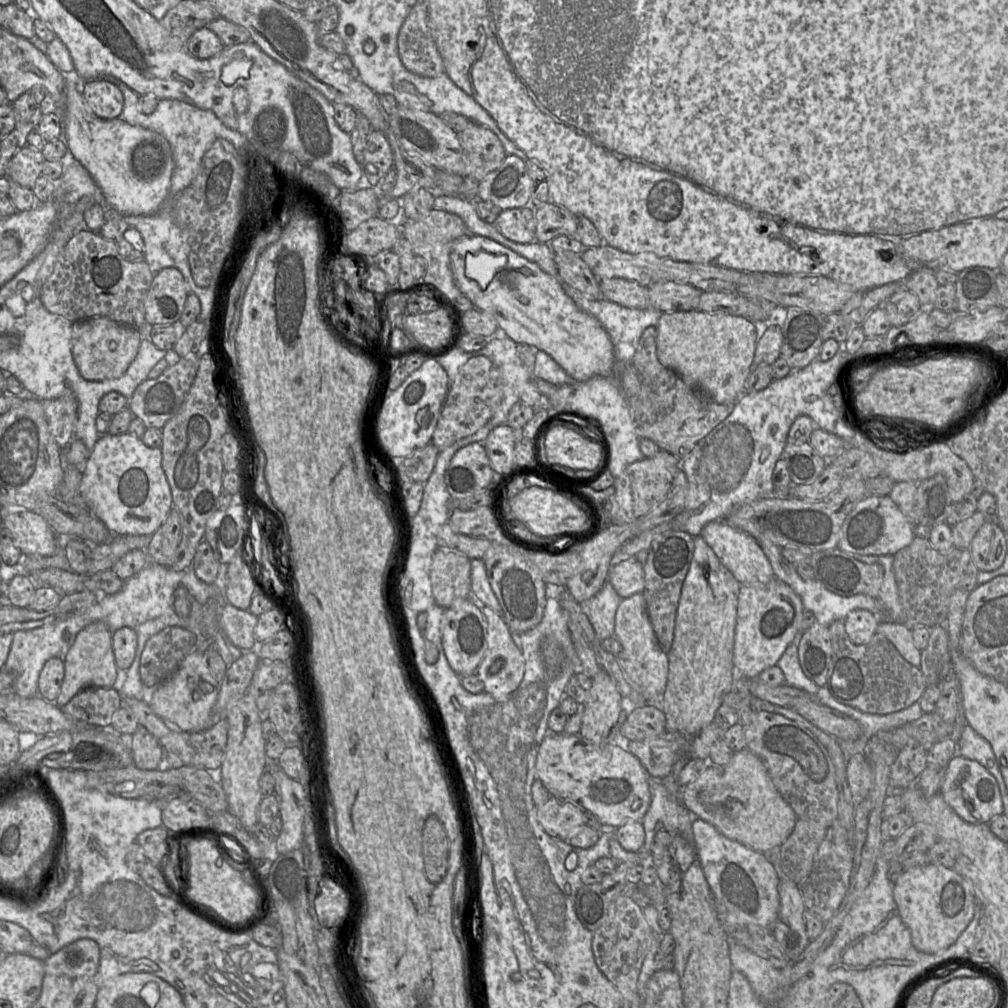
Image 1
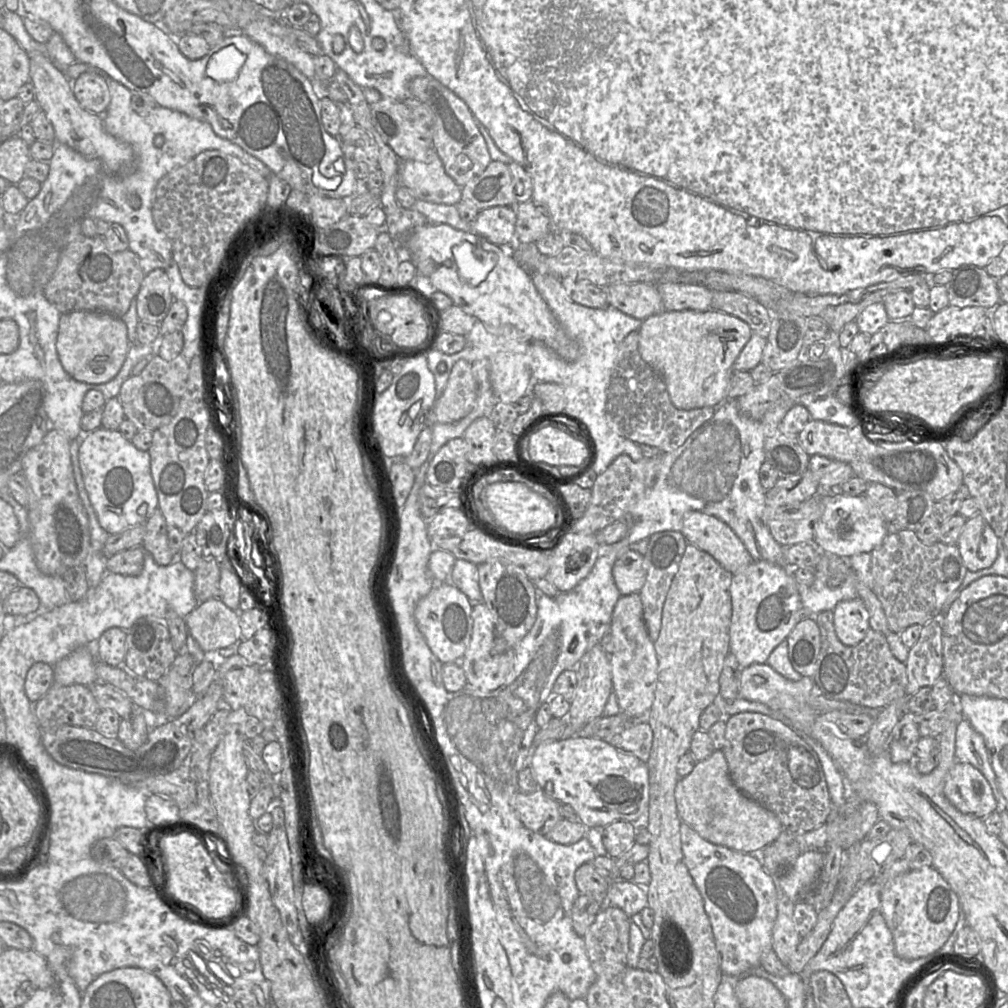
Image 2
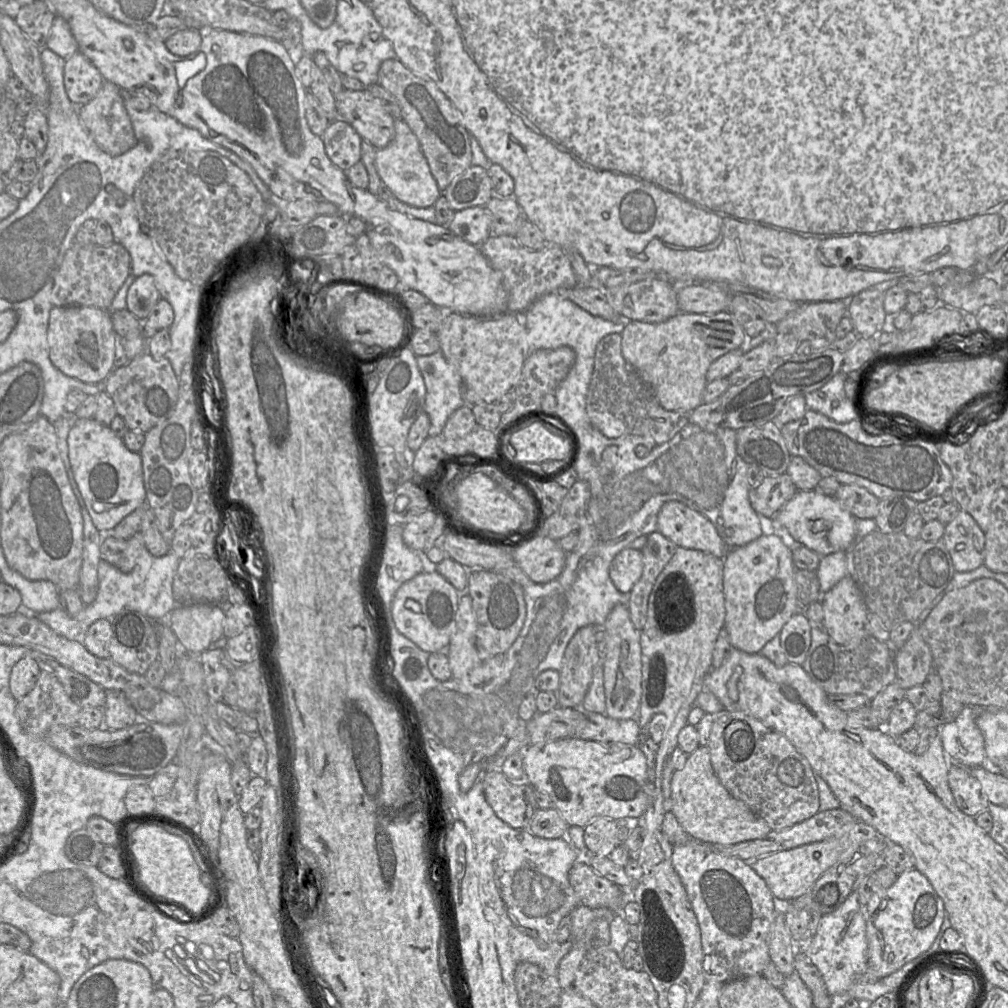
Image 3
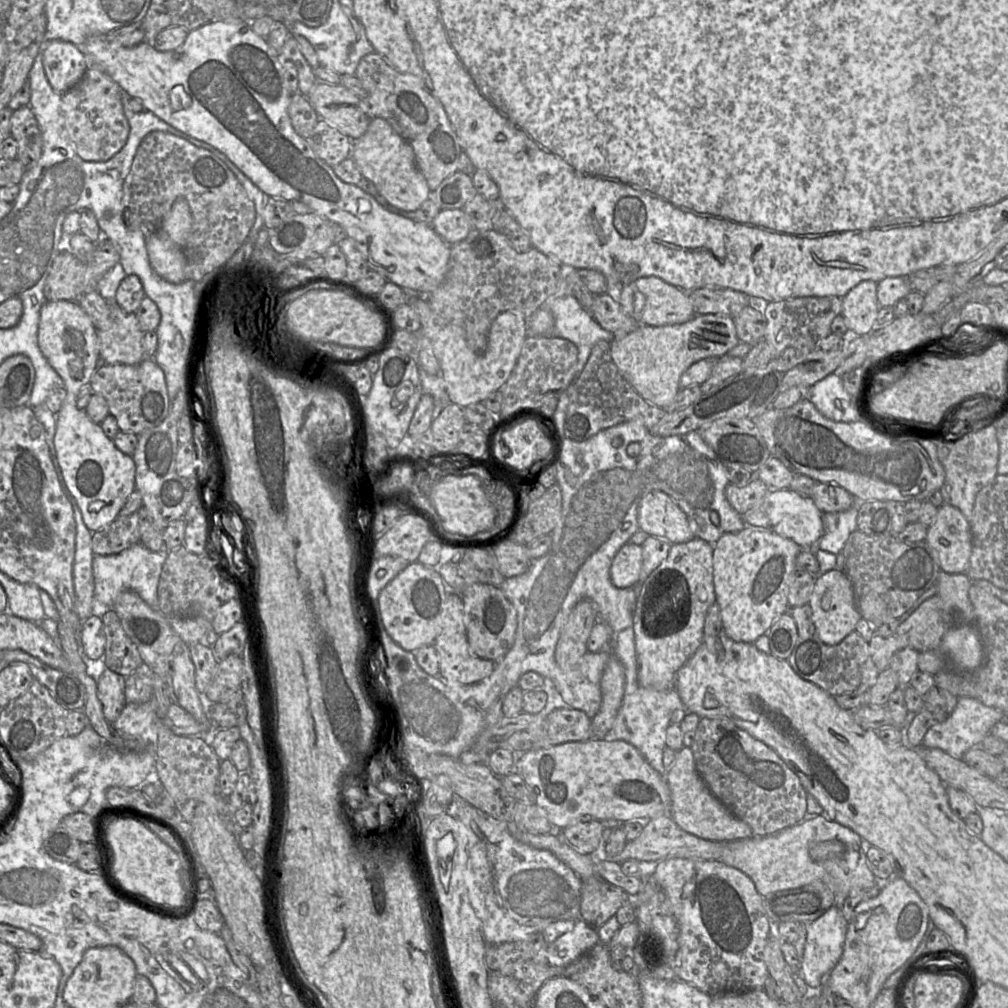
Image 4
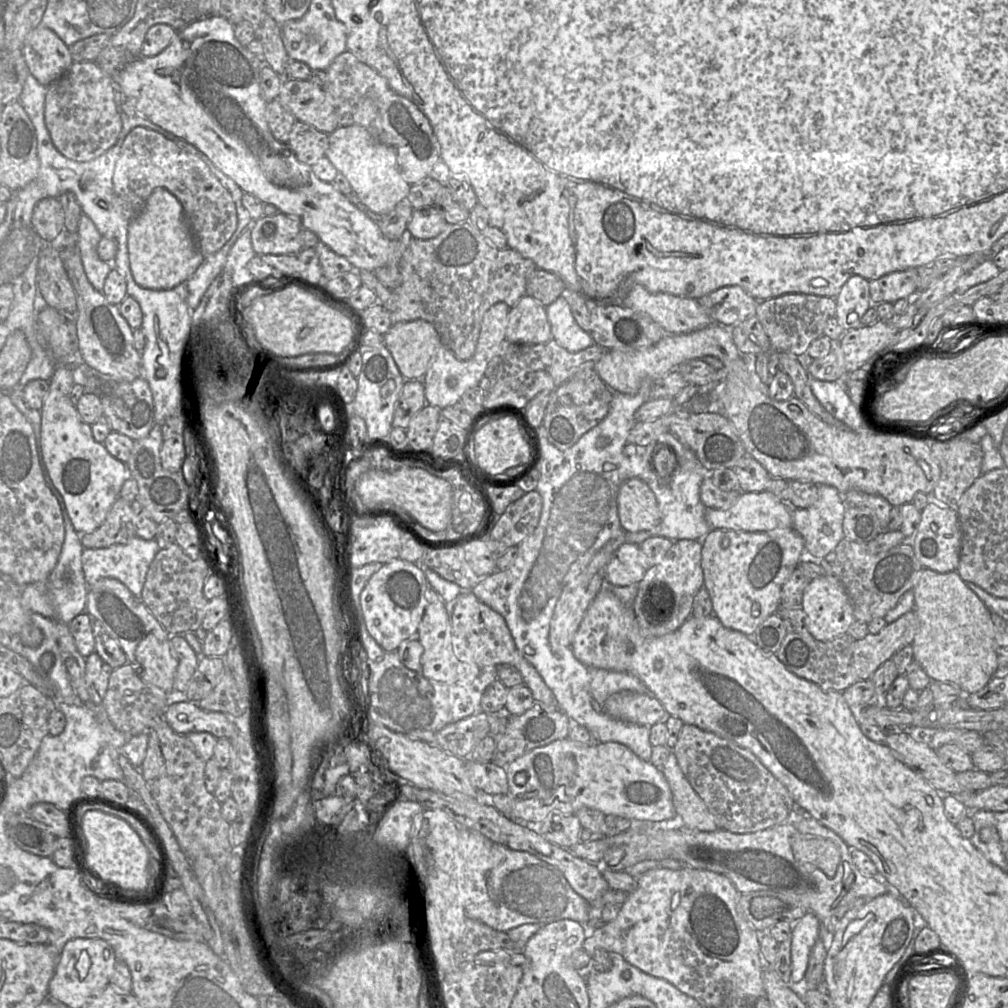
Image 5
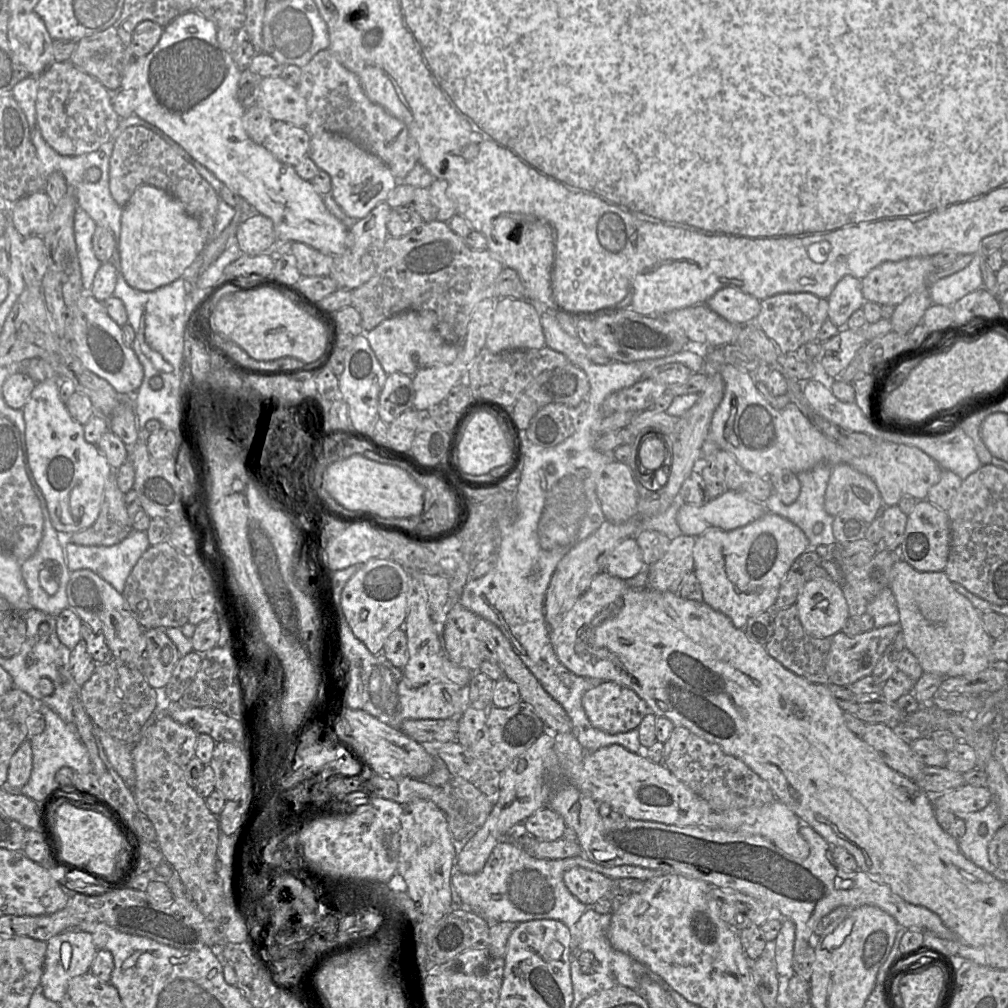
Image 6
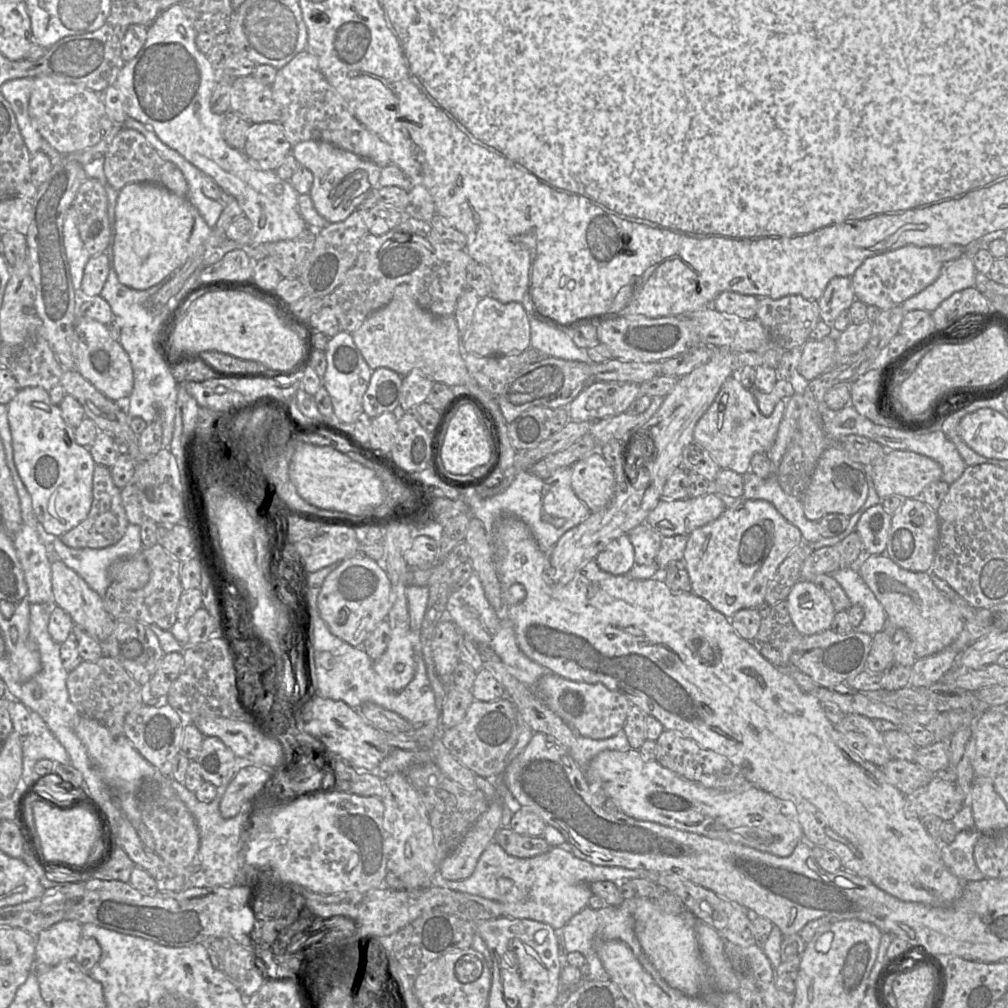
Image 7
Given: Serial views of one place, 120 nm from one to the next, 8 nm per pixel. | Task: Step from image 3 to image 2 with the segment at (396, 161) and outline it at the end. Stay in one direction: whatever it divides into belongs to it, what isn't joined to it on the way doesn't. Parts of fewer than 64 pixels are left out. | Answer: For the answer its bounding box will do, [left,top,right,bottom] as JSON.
[399,149,461,205]

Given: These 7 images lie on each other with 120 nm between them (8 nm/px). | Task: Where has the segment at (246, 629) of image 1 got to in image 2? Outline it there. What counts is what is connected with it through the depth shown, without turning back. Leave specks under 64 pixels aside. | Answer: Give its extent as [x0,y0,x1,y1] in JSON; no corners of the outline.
[184,598,243,652]

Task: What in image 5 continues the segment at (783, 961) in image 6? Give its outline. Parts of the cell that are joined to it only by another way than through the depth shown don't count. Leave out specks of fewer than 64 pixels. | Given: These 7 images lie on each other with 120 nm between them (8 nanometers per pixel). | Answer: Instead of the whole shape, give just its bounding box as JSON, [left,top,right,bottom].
[790,912,820,984]

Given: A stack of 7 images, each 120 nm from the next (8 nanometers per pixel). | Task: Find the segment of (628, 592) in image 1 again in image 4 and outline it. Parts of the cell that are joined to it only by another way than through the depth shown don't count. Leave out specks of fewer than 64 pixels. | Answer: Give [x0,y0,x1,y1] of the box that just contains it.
[610,543,642,588]

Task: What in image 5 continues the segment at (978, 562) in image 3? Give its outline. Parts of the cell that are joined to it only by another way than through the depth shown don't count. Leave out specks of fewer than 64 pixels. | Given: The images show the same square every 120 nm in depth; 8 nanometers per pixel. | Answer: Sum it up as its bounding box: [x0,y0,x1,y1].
[906,503,962,573]

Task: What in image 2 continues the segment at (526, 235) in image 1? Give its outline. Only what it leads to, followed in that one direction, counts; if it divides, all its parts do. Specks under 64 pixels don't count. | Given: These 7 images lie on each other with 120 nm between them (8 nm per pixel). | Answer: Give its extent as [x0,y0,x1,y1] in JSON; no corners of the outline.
[471,205,515,245]

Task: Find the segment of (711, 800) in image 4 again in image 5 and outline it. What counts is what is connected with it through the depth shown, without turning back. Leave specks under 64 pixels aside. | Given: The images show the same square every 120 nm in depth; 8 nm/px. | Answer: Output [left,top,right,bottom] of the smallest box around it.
[662,752,720,831]

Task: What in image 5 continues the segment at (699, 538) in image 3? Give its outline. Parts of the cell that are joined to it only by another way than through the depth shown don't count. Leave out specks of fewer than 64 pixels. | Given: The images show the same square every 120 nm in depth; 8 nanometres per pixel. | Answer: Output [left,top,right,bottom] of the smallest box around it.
[617,478,661,532]

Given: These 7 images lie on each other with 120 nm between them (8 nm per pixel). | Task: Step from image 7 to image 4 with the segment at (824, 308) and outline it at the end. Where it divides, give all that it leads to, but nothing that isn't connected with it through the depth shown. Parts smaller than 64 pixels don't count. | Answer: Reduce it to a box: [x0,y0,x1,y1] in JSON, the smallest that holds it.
[842,280,880,336]

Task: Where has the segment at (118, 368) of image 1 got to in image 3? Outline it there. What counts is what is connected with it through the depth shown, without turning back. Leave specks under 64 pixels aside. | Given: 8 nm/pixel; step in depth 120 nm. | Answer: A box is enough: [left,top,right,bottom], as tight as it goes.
[47,306,117,383]

